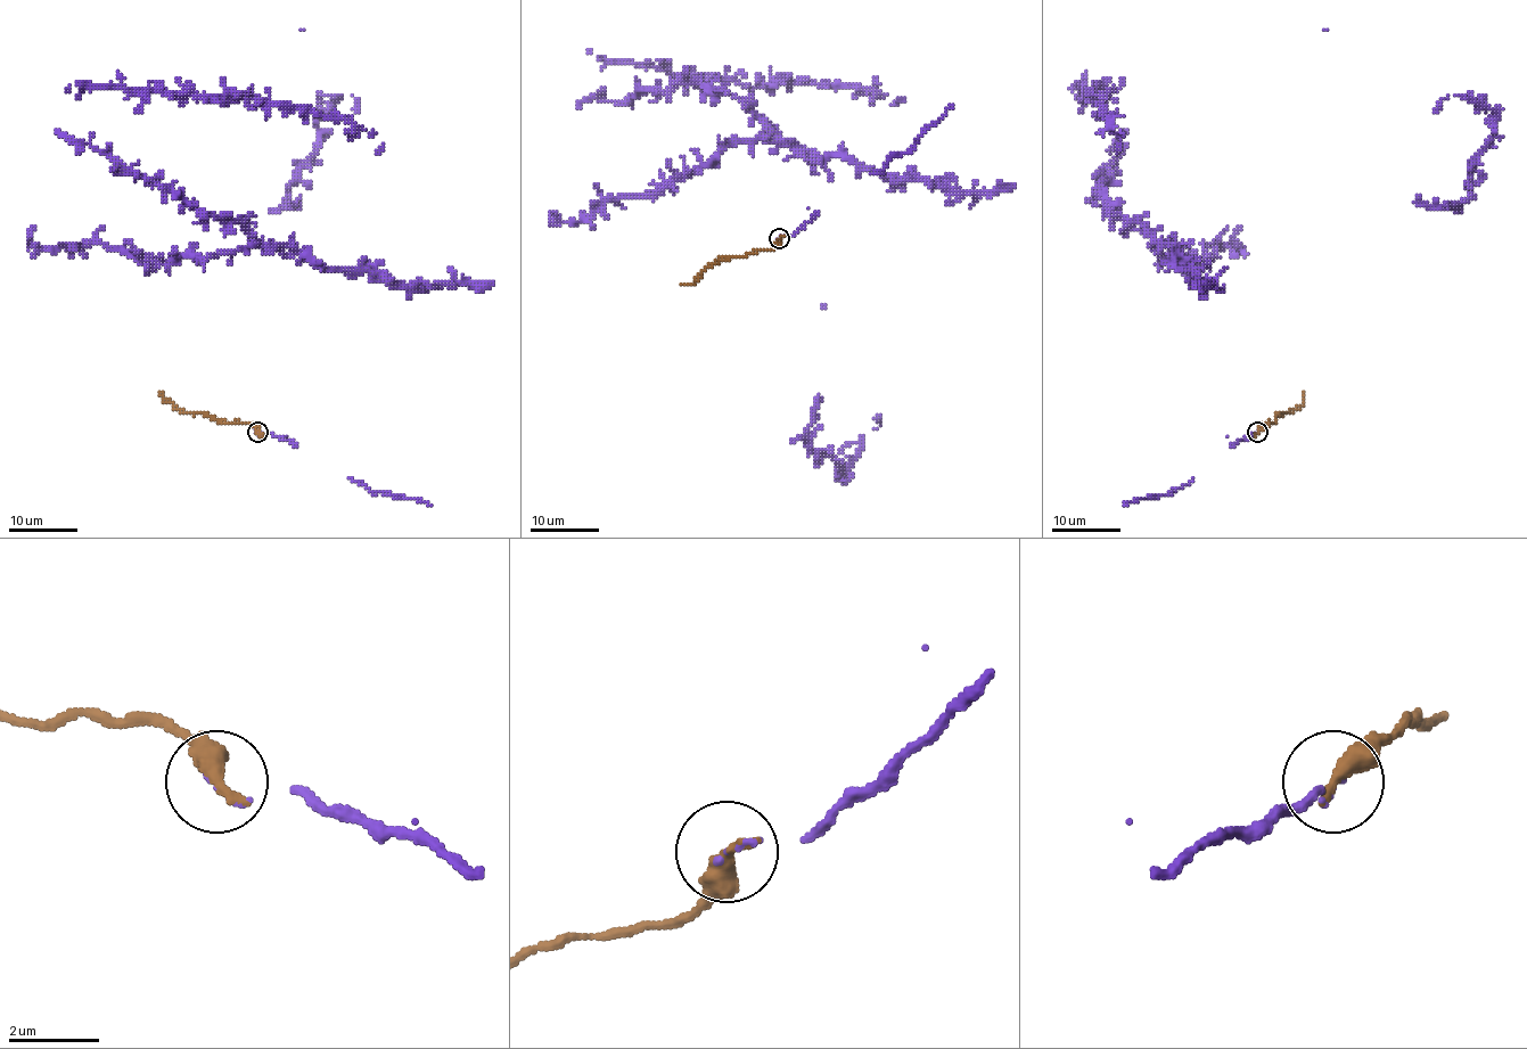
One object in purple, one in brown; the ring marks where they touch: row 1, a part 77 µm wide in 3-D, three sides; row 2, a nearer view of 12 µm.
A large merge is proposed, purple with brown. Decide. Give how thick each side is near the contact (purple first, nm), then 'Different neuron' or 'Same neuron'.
Thickness 80 nm (purple) against 480 nm. Same neuron

